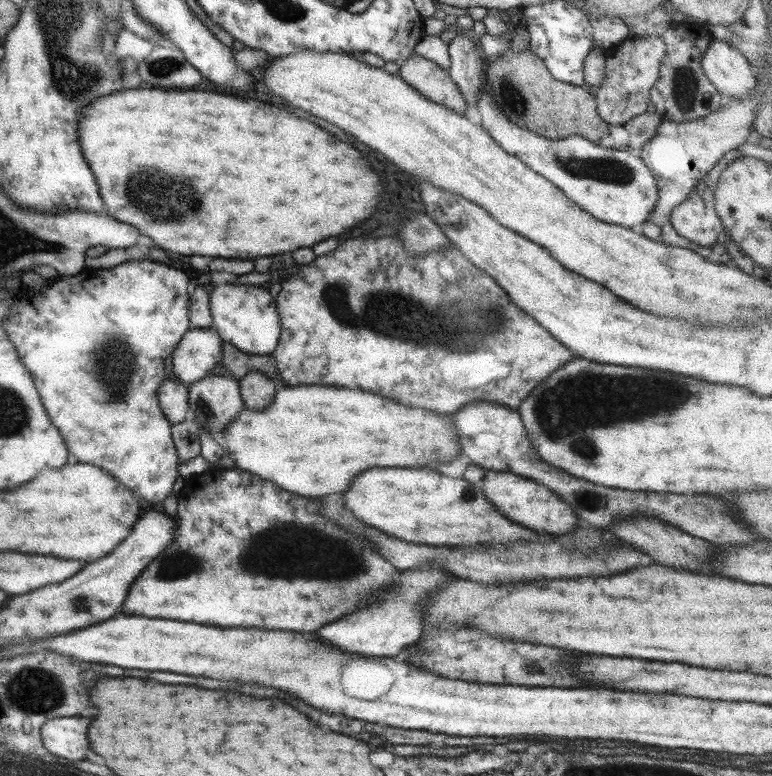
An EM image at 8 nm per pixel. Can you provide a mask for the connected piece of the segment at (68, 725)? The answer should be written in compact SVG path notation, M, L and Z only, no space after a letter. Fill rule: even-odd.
M55 717L44 720L39 727L39 734L43 748L48 753L67 758L67 760L81 760L85 758L87 738L85 730L89 718Z

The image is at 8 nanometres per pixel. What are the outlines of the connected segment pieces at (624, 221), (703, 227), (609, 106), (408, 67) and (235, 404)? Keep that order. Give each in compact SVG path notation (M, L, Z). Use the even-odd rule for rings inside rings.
M480 86L475 106L481 115L481 126L503 152L518 158L529 170L546 178L571 202L593 218L607 224L630 229L643 224L658 201L657 185L643 159L629 150L599 147L578 135L559 140L547 140L507 121L492 99L489 88ZM571 158L569 166L567 160Z
M733 149L726 152L714 165L711 170L705 176L699 179L699 182L692 188L689 196L681 202L679 206L676 206L674 210L670 212L670 225L675 229L675 232L689 240L698 244L703 249L709 249L715 244L719 232L721 232L723 226L717 213L715 212L713 191L719 175L725 170L725 167L734 160L741 158L742 154Z
M660 35L627 36L618 45L604 52L605 54L605 76L598 86L591 89L592 97L596 102L596 111L599 118L607 125L614 127L622 126L630 118L643 114L650 102L649 91L658 79L658 67L665 54L665 45Z
M414 54L399 64L398 70L398 77L423 98L457 114L464 114L467 108L465 99L447 70Z
M207 375L186 387L188 392L189 418L203 430L218 438L244 409L233 377Z

